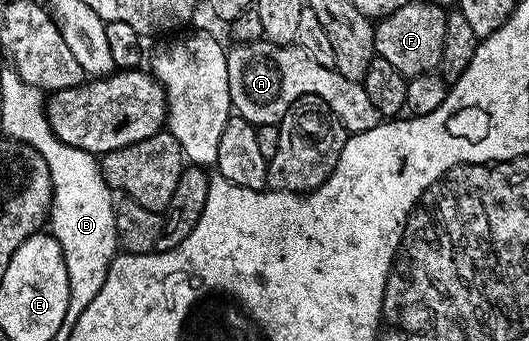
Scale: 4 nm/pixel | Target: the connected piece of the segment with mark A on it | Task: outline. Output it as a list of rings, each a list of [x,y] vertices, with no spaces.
[[[262,39],[251,43],[237,43],[232,47],[234,49],[230,48],[225,55],[231,109],[236,116],[247,119],[252,125],[277,125],[283,119],[286,111],[295,102],[302,99],[322,101],[339,119],[339,123],[345,128],[346,134],[349,135],[371,131],[371,127],[381,124],[382,115],[379,111],[375,111],[375,103],[371,103],[362,82],[347,79],[343,75],[339,75],[336,69],[328,69],[319,63],[315,63],[315,59],[311,59],[307,50],[298,47],[296,44],[276,45]]]

